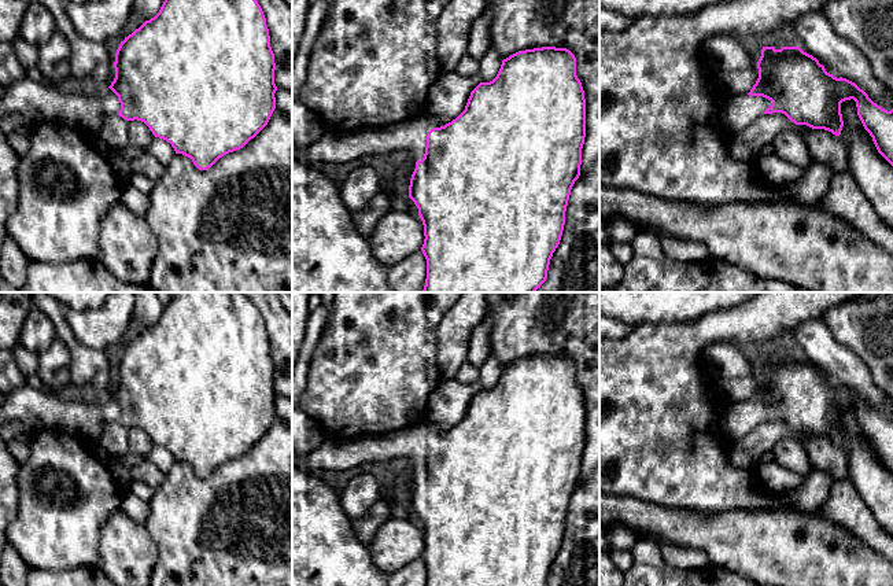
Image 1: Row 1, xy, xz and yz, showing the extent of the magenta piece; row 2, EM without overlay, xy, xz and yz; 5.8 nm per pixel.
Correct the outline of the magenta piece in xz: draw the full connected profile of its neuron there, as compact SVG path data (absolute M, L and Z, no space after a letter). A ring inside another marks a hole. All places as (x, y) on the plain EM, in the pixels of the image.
M542 354L503 366L497 384L480 390L471 399L465 417L444 434L435 435L422 420L383 435L328 436L322 446L303 457L292 450L292 464L309 472L344 471L405 457L416 469L409 505L424 532L421 559L427 567L427 586L547 586L550 567L562 543L571 497L580 483L584 445L586 406L576 383L576 365L567 355Z

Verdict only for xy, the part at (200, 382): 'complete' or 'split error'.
split error

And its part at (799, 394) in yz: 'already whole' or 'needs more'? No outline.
needs more

